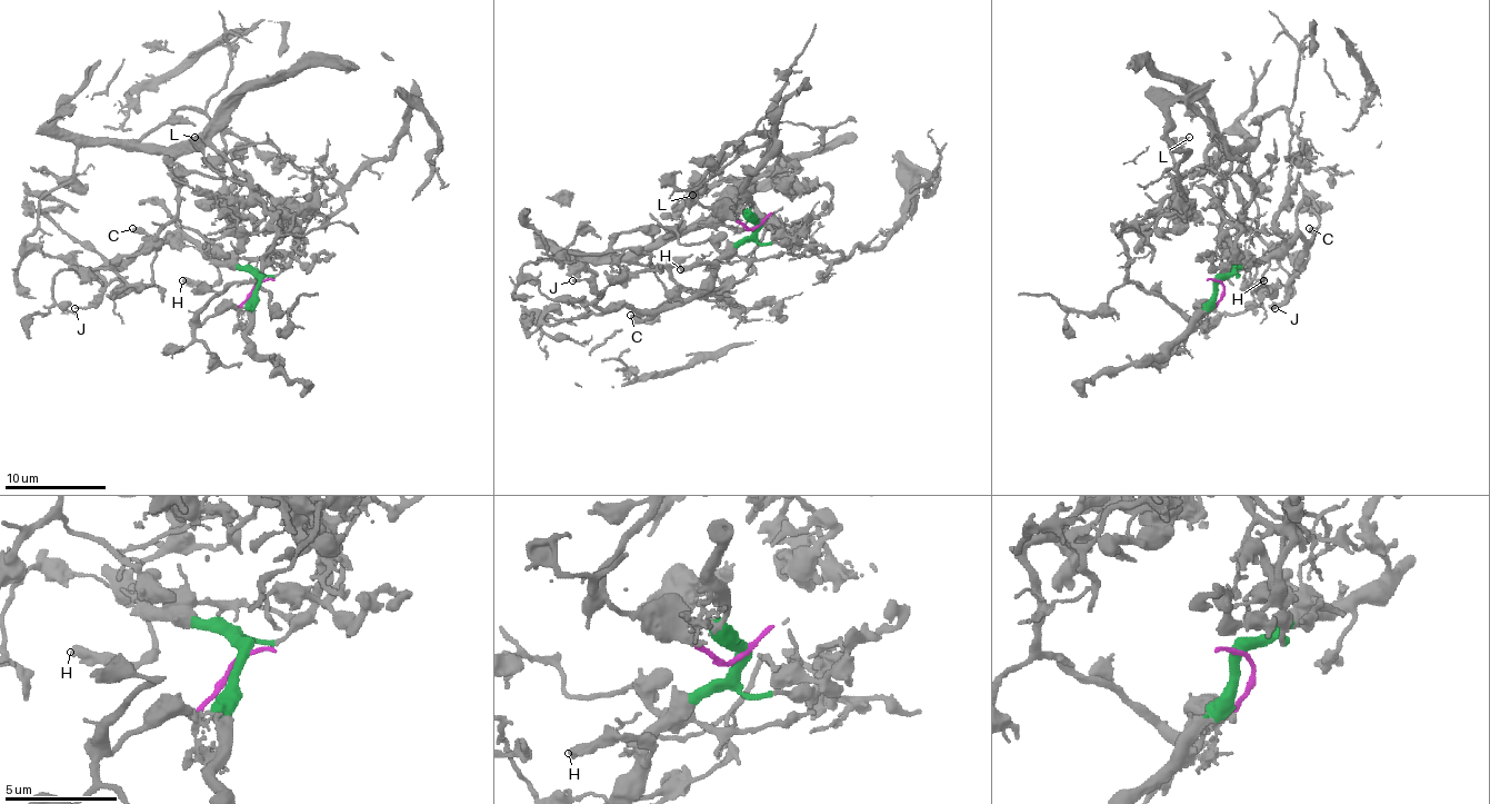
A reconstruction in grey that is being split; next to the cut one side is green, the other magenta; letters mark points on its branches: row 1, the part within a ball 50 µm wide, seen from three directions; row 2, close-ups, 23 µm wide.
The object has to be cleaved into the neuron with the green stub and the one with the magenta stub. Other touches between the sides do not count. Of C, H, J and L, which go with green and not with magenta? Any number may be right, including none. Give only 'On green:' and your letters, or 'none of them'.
On green: C, H, J

